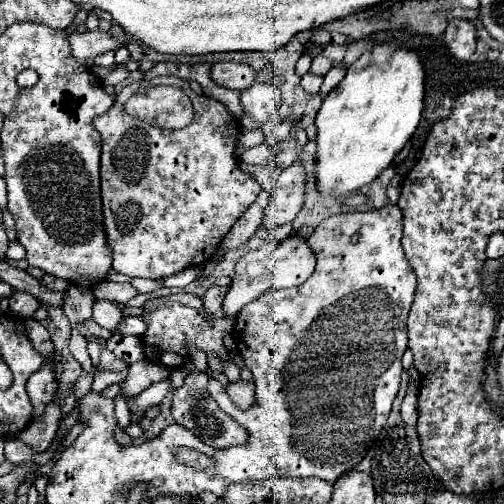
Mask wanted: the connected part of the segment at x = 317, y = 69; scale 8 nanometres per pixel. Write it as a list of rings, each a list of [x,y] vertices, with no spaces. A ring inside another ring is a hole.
[[[317,55],[317,57],[313,59],[313,63],[311,63],[311,69],[309,69],[309,73],[325,77],[325,75],[329,73],[329,69],[331,69],[331,67],[333,67],[333,61],[331,61],[329,57],[325,57],[325,55]]]

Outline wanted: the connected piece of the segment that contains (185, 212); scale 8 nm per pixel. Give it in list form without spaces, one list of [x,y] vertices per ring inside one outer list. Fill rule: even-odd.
[[[173,75],[155,77],[151,81],[141,79],[123,87],[123,91],[117,95],[115,105],[101,117],[93,119],[93,127],[103,139],[101,197],[107,243],[113,251],[113,269],[127,277],[165,279],[187,267],[211,261],[223,237],[261,193],[261,185],[241,171],[235,155],[235,145],[241,135],[241,123],[225,109],[223,103],[207,95],[197,95],[195,91],[191,91],[187,81]],[[147,85],[175,85],[183,89],[191,97],[195,109],[191,125],[179,131],[165,131],[127,115],[123,111],[125,101],[133,95],[137,87]]]

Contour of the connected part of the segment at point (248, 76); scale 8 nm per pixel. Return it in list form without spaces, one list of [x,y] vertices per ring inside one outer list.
[[[231,61],[215,63],[211,69],[211,79],[219,87],[227,87],[227,89],[235,89],[235,91],[247,89],[255,81],[255,75],[257,75],[255,69],[251,69],[249,65],[231,63]]]

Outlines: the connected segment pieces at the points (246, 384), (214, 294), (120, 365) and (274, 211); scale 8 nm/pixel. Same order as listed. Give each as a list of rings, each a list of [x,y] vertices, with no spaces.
[[[235,381],[235,383],[227,383],[227,393],[229,397],[235,401],[235,405],[239,407],[249,407],[253,405],[253,397],[255,397],[255,385],[253,381]]]
[[[213,285],[205,297],[203,297],[203,303],[205,303],[205,309],[213,315],[213,317],[225,317],[225,313],[221,311],[221,303],[223,303],[223,297],[225,293],[229,291],[229,287],[217,287]]]
[[[88,337],[87,340],[94,341],[100,344],[100,364],[98,366],[98,370],[101,371],[112,371],[112,372],[120,372],[124,369],[124,367],[127,367],[127,364],[117,358],[112,352],[107,350],[105,343],[106,340],[99,338],[99,337]]]
[[[295,161],[291,167],[287,167],[281,173],[275,195],[265,213],[267,231],[271,231],[279,225],[291,223],[297,217],[297,213],[301,211],[303,201],[305,201],[305,183],[307,183],[307,173],[305,173],[301,161]]]

